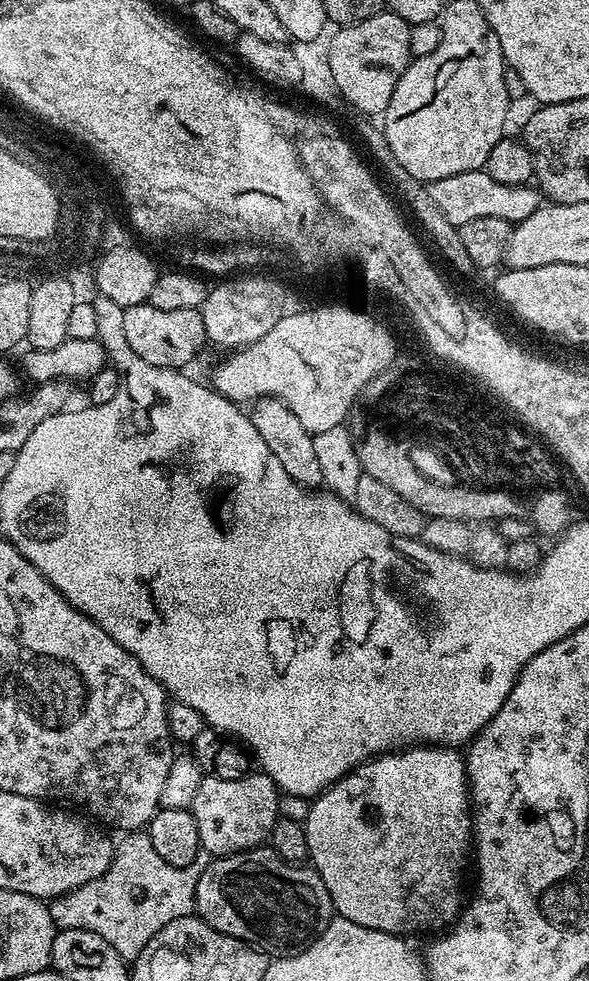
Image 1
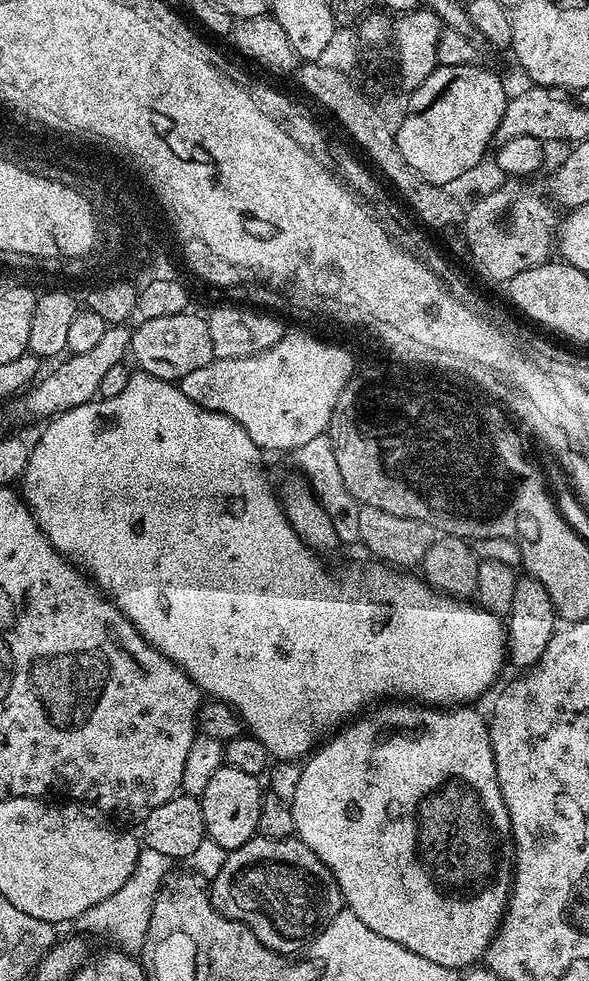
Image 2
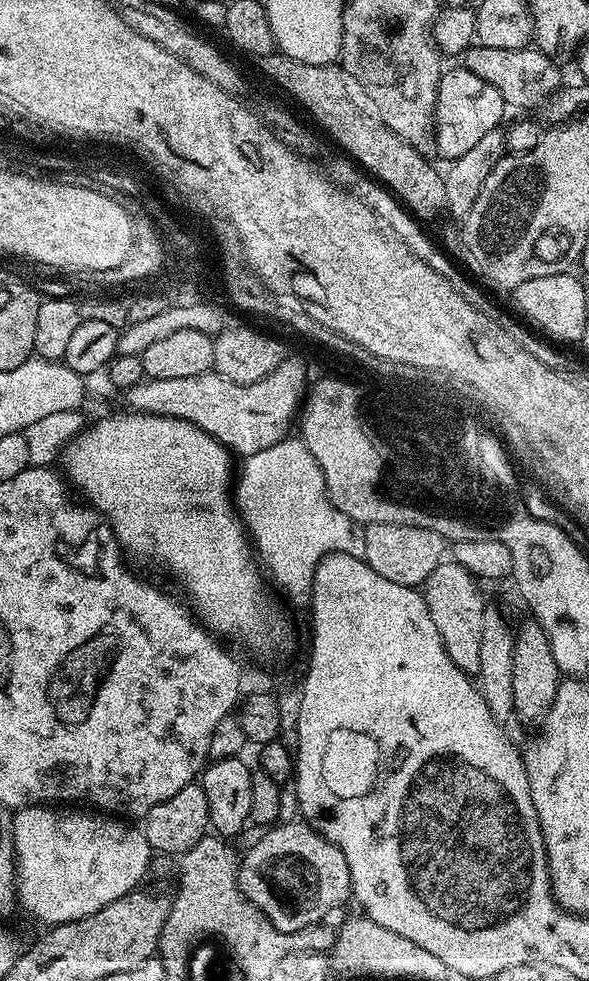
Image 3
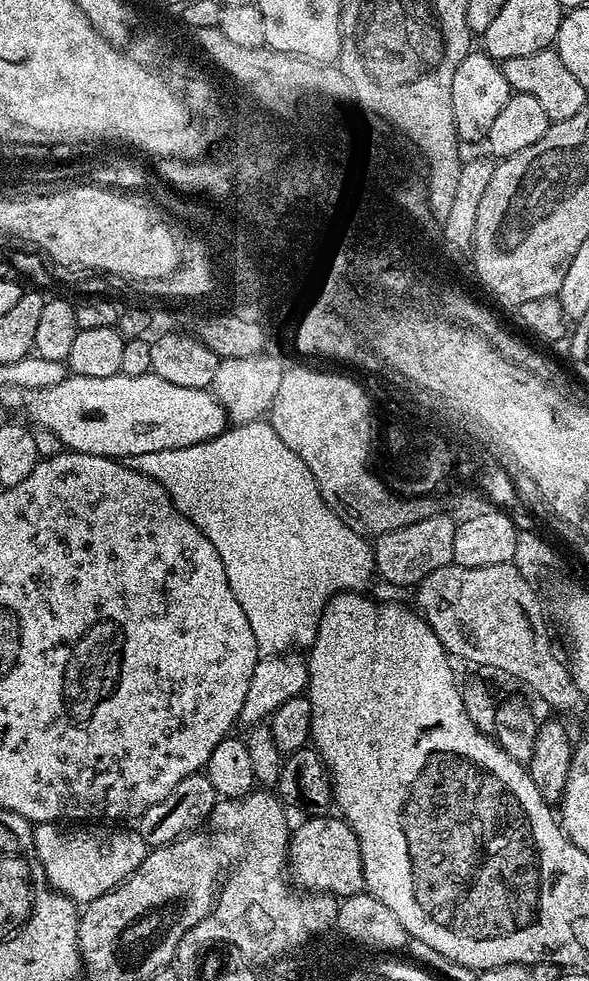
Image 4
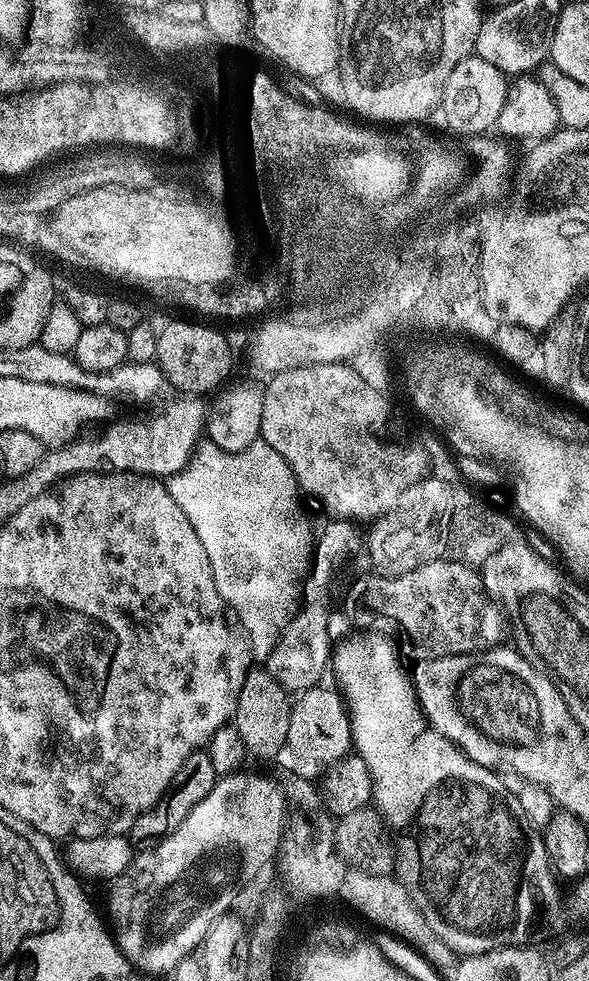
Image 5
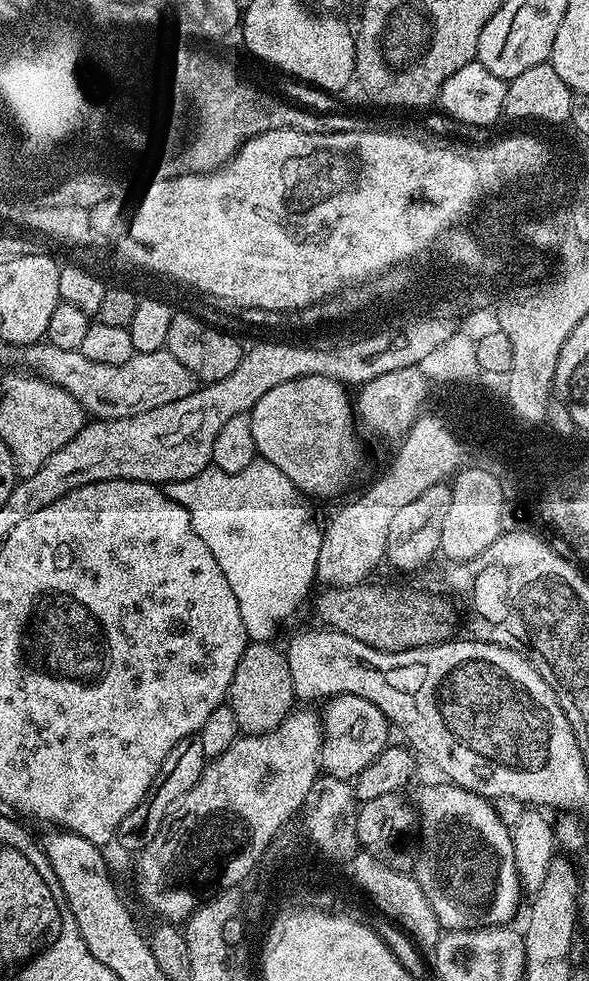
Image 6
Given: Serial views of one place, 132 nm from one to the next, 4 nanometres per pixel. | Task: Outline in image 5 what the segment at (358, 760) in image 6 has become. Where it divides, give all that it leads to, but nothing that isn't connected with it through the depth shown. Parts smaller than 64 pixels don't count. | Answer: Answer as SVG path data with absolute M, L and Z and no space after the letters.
M324 687L308 688L292 700L286 742L282 742L282 750L275 758L277 765L305 778L318 775L327 764L332 766L345 759L352 748L346 705L335 687Z

